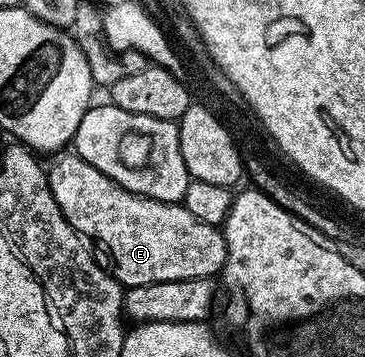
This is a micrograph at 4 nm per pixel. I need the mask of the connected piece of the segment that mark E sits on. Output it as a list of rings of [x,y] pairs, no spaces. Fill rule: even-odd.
[[[63,150],[51,160],[54,161],[48,164],[46,178],[50,183],[52,198],[56,198],[56,206],[60,206],[64,218],[68,218],[82,239],[92,245],[98,264],[123,289],[176,279],[214,278],[221,273],[226,261],[226,240],[215,225],[200,222],[200,218],[192,218],[192,214],[188,214],[181,204],[160,202],[124,190],[124,186],[108,178],[108,174],[100,174],[96,166],[84,162],[84,158],[80,158],[73,150]]]

